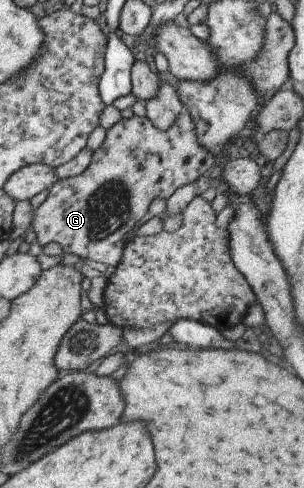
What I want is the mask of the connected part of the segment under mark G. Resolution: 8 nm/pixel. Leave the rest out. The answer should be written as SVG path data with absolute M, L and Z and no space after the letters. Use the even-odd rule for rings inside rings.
M182 111L179 113L179 116L176 117L175 122L170 125L169 129L166 131L157 130L156 127L152 125L152 122L146 116L132 116L130 118L122 118L117 123L112 125L109 129L105 131L104 142L91 153L91 160L89 165L82 171L80 174L67 177L67 178L58 178L49 189L46 198L34 213L32 213L32 224L31 228L35 233L35 238L38 243L43 247L50 242L57 243L61 247L61 251L66 253L74 253L80 256L81 259L91 259L92 261L98 261L98 263L104 263L104 265L115 265L120 261L121 251L123 250L123 241L126 237L132 234L132 228L142 217L144 213L148 211L148 205L152 203L153 199L156 197L160 199L167 199L182 185L188 185L192 181L200 181L206 172L214 173L213 169L213 155L209 154L200 147L200 144L196 141L195 138L195 127L192 123L189 113Z

